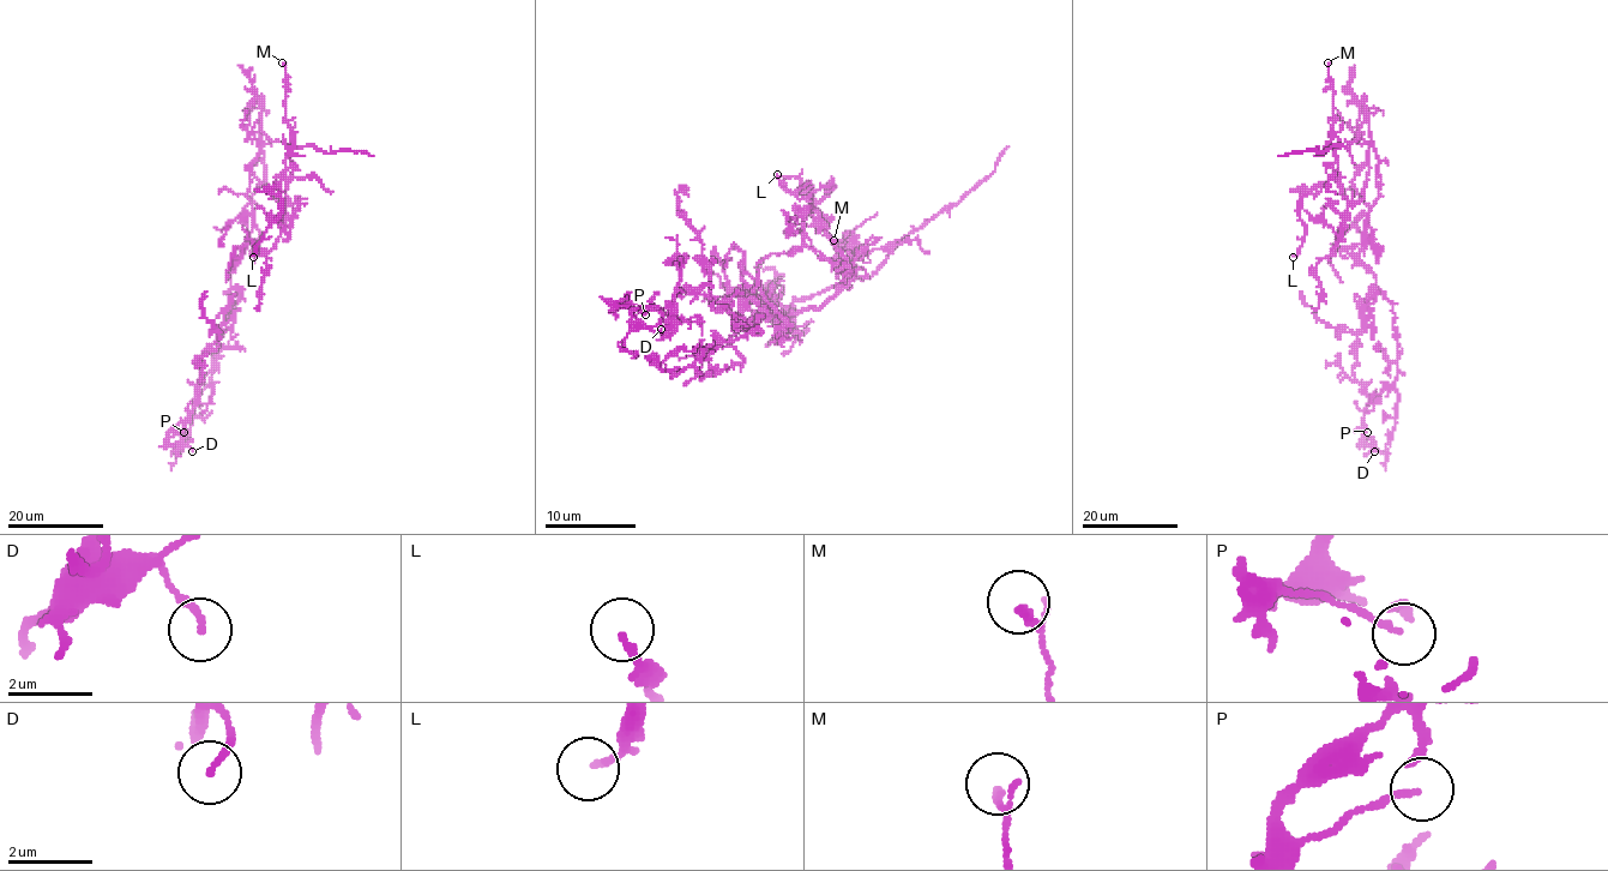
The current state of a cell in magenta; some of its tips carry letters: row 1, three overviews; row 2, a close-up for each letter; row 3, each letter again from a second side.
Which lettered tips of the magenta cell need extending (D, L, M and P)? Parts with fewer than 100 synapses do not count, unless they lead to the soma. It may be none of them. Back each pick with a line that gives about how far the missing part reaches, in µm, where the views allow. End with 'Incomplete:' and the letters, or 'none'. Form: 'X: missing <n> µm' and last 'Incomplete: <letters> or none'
Incomplete: none

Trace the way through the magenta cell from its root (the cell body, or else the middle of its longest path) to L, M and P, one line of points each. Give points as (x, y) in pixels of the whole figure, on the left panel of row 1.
L: (247, 229), (241, 216), (251, 166), (287, 203), (284, 173), (272, 190), (279, 215), (253, 257)
M: (247, 229), (241, 216), (251, 166), (288, 202), (284, 161), (294, 132), (282, 62)
P: (247, 229), (229, 271), (230, 307), (202, 359), (199, 396), (168, 437), (184, 432)

